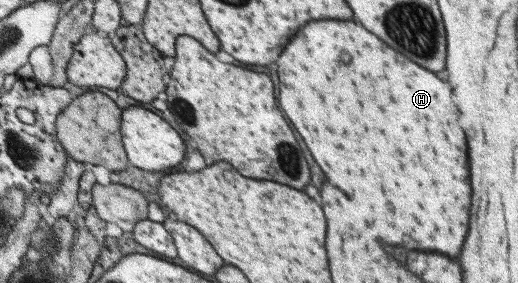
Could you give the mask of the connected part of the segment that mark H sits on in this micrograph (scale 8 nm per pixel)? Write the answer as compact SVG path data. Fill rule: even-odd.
M319 20L319 22L311 22L311 24L303 24L303 28L299 28L299 36L295 36L295 40L291 40L291 44L287 44L287 52L283 52L283 56L279 56L279 104L283 104L283 112L287 112L287 120L289 124L295 124L295 132L299 132L299 136L303 136L303 140L307 140L307 148L311 148L311 156L317 162L317 166L321 168L321 172L325 174L329 184L339 184L339 188L343 188L343 192L347 192L347 196L351 196L353 200L361 202L361 204L369 204L369 208L375 208L373 212L383 216L381 220L377 220L379 228L387 228L387 232L377 232L379 240L387 242L387 244L397 244L403 246L407 250L421 250L421 252L437 252L450 258L455 258L461 251L465 233L467 233L467 216L469 216L469 170L467 170L467 154L465 154L465 136L461 132L461 128L455 124L457 120L457 108L451 104L451 88L441 82L439 78L435 78L431 72L423 70L421 66L413 64L411 60L407 60L405 56L401 56L399 52L391 50L389 46L385 46L381 40L377 40L373 34L369 34L365 28L361 28L355 22L341 22L341 20Z

